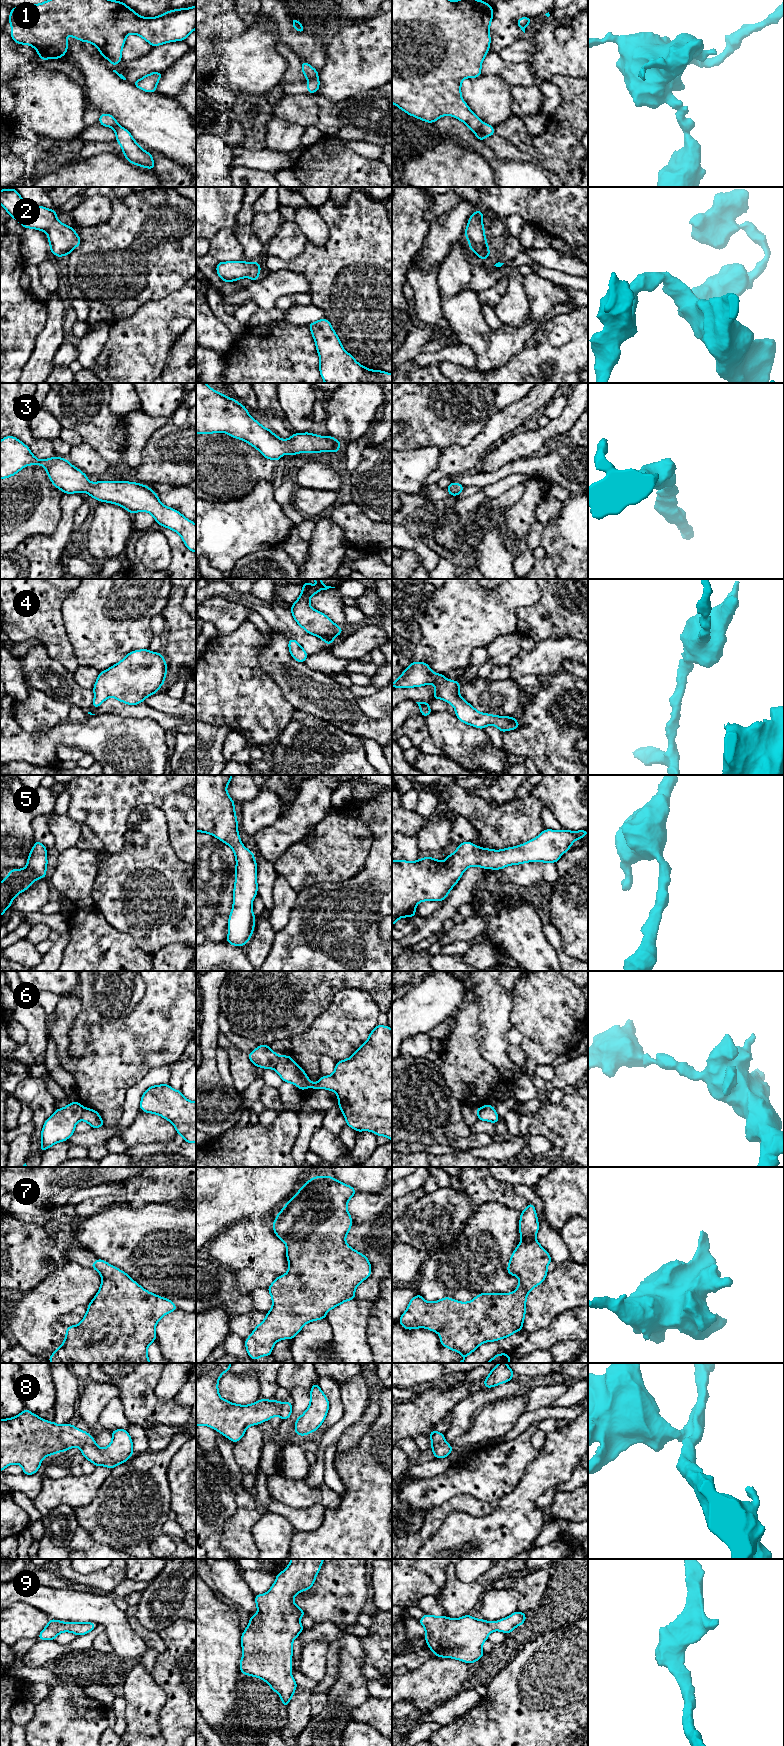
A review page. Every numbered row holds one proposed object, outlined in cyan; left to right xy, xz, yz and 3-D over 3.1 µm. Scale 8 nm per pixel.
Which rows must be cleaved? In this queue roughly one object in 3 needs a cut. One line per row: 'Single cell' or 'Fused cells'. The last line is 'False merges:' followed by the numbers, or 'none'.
1: Fused cells
2: Single cell
3: Single cell
4: Single cell
5: Single cell
6: Fused cells
7: Single cell
8: Single cell
9: Single cell
False merges: 1, 6

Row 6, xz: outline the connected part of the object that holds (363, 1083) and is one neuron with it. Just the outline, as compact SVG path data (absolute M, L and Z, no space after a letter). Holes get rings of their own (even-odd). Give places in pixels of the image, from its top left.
M378 1024L371 1031L366 1042L354 1051L350 1058L336 1062L333 1074L322 1075L317 1083L312 1083L305 1071L289 1055L279 1056L274 1069L283 1082L292 1083L302 1091L312 1087L314 1090L327 1089L335 1092L338 1096L338 1106L349 1127L357 1132L371 1131L392 1141L392 1029L390 1027Z

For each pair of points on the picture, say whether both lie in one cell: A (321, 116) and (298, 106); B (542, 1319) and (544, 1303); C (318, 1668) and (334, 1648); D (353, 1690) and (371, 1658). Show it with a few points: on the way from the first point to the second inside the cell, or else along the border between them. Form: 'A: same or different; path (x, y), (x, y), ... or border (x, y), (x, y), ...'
A: same; path (315, 110), (304, 109)
B: same; path (543, 1315), (543, 1307)
C: different; border (329, 1645), (326, 1675), (320, 1681)
D: different; border (361, 1641), (365, 1664)

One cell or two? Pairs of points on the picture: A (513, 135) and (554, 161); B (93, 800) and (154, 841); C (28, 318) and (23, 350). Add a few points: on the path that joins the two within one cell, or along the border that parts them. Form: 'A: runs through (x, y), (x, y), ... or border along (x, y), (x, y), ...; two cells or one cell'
A: border along (531, 137), (531, 143), (542, 154), (541, 160); two cells
B: border along (141, 804), (129, 814), (126, 838), (122, 845); two cells
C: runs through (23, 326), (23, 342); one cell

